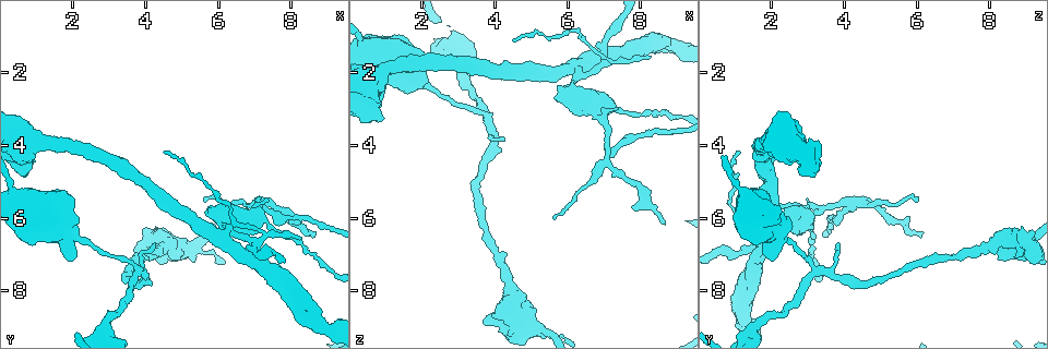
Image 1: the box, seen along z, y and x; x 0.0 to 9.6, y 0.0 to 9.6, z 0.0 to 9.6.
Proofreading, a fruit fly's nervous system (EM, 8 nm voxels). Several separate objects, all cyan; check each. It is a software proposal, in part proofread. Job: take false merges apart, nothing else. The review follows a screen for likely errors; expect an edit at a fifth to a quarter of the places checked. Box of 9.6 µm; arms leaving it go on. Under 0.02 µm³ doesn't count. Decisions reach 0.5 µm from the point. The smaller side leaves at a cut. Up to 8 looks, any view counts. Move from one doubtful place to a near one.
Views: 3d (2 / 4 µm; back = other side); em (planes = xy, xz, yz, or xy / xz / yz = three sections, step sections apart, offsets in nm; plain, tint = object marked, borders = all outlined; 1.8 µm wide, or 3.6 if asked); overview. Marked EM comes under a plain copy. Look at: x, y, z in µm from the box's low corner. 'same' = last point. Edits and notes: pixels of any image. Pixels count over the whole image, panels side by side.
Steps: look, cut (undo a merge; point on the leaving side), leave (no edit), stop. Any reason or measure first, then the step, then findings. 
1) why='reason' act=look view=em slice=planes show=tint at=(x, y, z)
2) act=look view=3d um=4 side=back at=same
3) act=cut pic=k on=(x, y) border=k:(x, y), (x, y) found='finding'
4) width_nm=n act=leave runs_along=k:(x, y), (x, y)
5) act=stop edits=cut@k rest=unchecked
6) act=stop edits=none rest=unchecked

why='looks like a crossing' act=look view=3d um=4 at=(7.10, 5.65, 4.00)

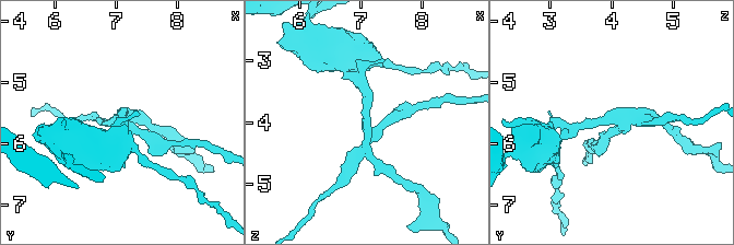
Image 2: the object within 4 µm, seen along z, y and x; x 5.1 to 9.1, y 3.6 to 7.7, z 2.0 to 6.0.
arms=4 why='now the EM' act=look view=em slice=planes show=borders at=(7.10, 5.65, 4.05)

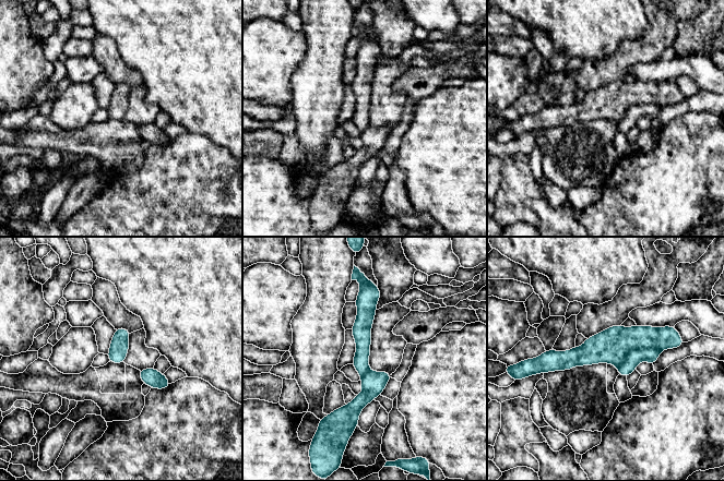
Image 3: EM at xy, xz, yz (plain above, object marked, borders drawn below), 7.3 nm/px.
width_nm=140 act=cut pic=3 on=(648, 355) part_leaving=3:(388, 375), (347, 415), (333, 416) found='two neurons meet here'

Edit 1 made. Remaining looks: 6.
act=look view=overview

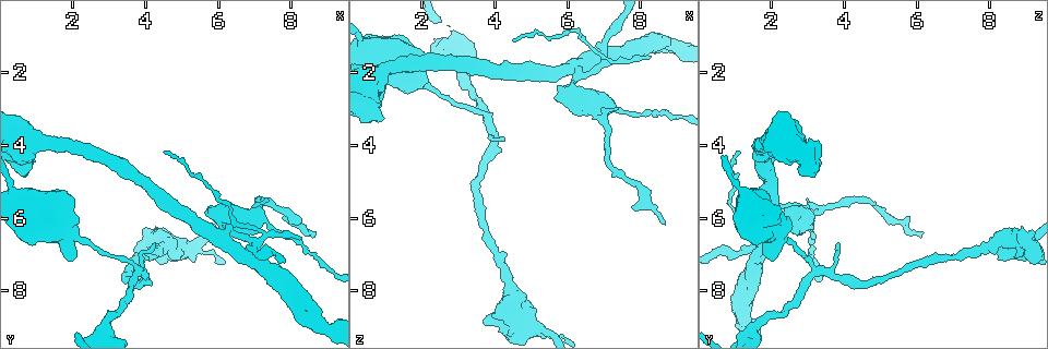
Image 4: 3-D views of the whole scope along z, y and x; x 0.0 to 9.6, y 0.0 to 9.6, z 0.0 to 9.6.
why='two arms at a narrow angle' act=look view=em slice=planes show=tint at=(4.55, 6.85, 8.15)

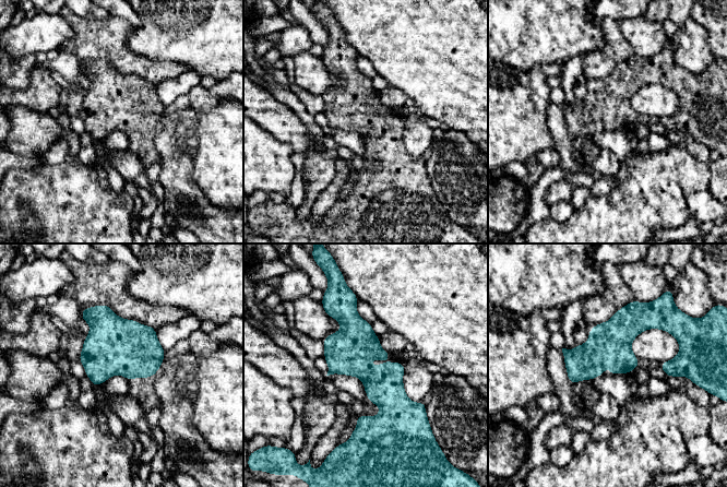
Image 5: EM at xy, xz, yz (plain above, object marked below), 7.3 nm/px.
width_nm=340 act=leave found='all the same neuron'

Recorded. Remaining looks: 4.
act=look view=em slice=planes show=tint at=(3.80, 7.45, 3.15)

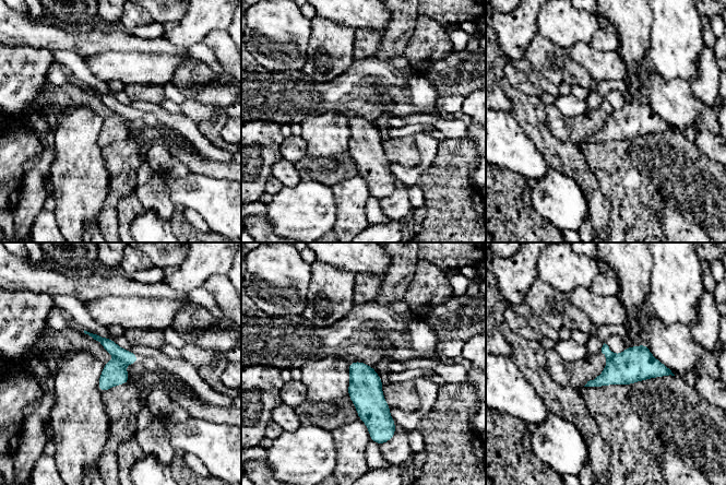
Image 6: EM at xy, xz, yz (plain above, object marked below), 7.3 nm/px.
act=cut pic=6 on=(114, 373) border=6:(116, 357), (123, 363) found='two neurons meet here'

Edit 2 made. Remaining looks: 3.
act=stop edits=cut@3,cut@6 rest=unchecked

